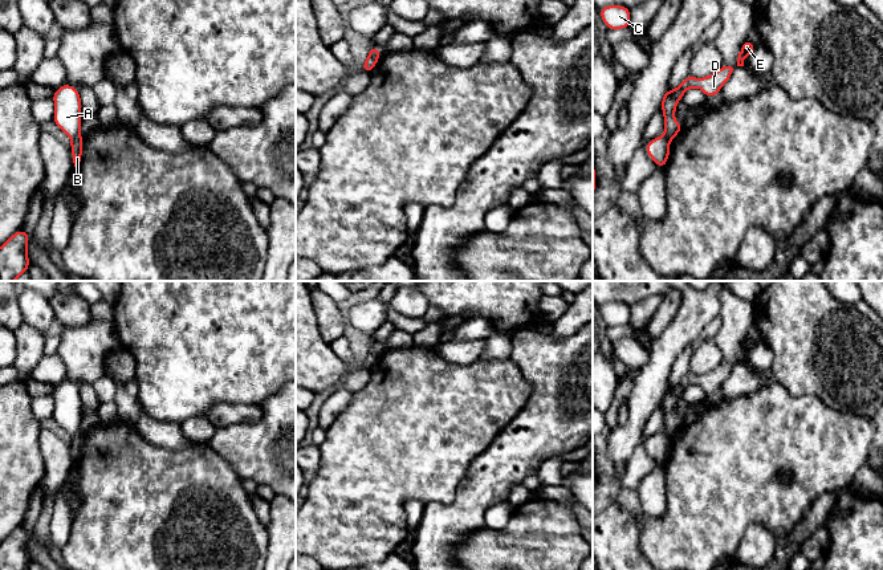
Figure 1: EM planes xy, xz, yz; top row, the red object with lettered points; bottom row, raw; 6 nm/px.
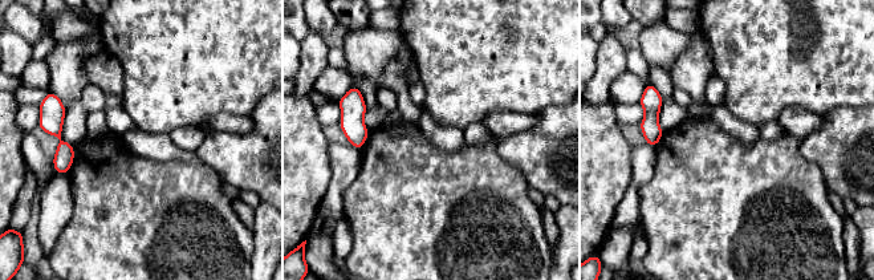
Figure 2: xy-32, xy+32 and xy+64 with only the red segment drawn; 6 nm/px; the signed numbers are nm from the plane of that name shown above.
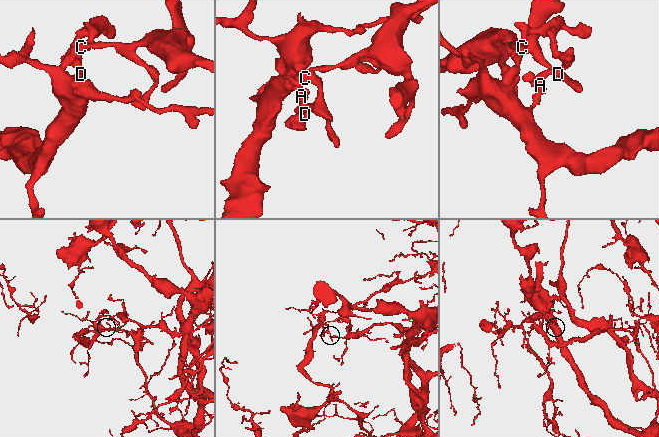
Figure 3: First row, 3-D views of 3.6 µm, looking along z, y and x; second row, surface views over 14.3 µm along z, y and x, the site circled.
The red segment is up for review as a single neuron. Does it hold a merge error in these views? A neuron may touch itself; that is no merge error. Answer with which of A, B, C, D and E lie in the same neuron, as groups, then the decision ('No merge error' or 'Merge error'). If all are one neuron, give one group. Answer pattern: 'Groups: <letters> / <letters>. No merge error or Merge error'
Groups: A C D E / B. Merge error

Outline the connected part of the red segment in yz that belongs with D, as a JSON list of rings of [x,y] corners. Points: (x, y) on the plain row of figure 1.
[[[748,335],[744,337],[741,342],[741,347],[738,350],[737,362],[727,362],[724,361],[721,366],[712,370],[704,375],[696,375],[692,372],[687,372],[680,382],[664,390],[660,406],[663,407],[664,414],[664,433],[671,439],[683,426],[681,420],[677,420],[675,416],[675,407],[679,398],[683,395],[684,390],[691,384],[699,384],[703,387],[707,395],[715,394],[719,391],[720,386],[724,380],[731,375],[732,370],[737,363],[744,363],[745,355],[753,350],[757,342],[750,339]]]

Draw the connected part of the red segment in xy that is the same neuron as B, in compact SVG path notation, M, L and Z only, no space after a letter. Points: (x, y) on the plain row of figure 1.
M82 435L74 436L70 439L72 456L74 464L77 464L82 456Z

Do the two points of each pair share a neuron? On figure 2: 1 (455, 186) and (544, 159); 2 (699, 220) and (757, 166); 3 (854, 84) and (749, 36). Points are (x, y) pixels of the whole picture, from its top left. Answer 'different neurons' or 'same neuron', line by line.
1: different neurons
2: same neuron
3: same neuron

